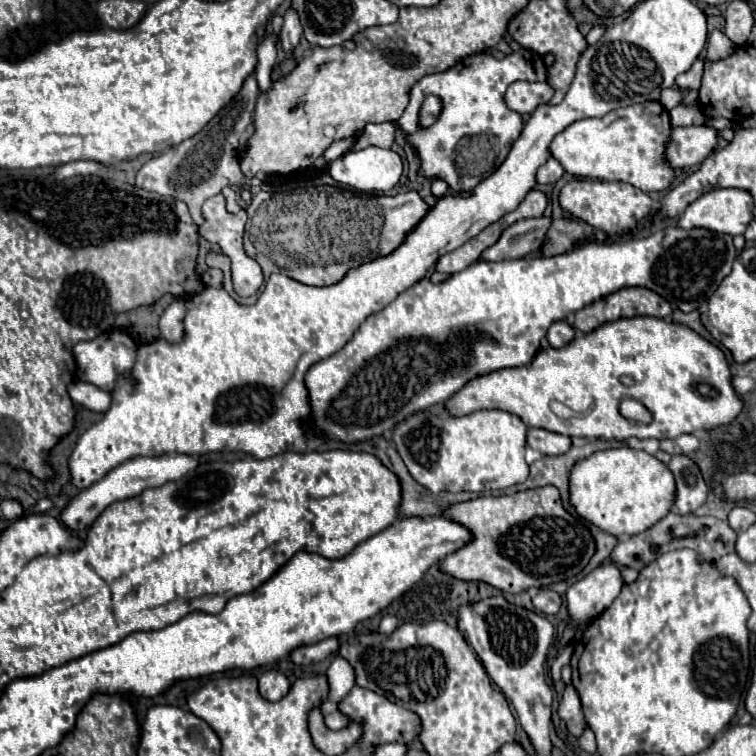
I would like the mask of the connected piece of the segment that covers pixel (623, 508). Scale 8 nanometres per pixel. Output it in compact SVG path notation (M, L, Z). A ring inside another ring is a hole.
M619 447L597 451L579 461L571 471L569 491L571 505L581 517L599 529L621 537L647 531L653 523L663 519L675 505L677 485L669 467L657 457L645 453L643 449Z

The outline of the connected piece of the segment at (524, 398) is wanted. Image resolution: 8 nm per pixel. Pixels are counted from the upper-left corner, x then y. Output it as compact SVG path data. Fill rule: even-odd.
M631 317L605 323L587 335L577 333L563 349L541 347L529 365L477 377L447 401L447 409L451 415L501 409L521 417L529 427L541 427L569 437L577 433L589 435L593 433L593 423L597 423L597 437L603 439L623 441L637 437L661 441L731 423L741 413L741 403L743 399L733 387L729 363L717 345L681 323L657 317ZM593 395L597 395L597 421L589 417L595 415ZM625 397L645 401L653 413L653 421L641 425L621 417L619 403ZM579 399L583 409L577 409ZM551 401L565 403L579 413L579 419L565 421L557 417L549 407Z

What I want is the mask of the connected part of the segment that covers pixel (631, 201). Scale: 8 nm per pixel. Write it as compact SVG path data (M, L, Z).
M573 179L559 191L559 205L571 217L605 231L609 237L625 233L633 229L649 211L653 211L653 201L641 189L629 183L609 183L609 181L589 181L589 179Z

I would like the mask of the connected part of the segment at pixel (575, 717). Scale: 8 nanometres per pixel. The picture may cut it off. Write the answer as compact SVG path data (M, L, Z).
M567 685L565 693L563 693L563 699L559 703L559 717L567 723L567 729L571 735L575 735L575 737L581 735L581 731L585 727L585 719L583 719L579 695L573 685Z

